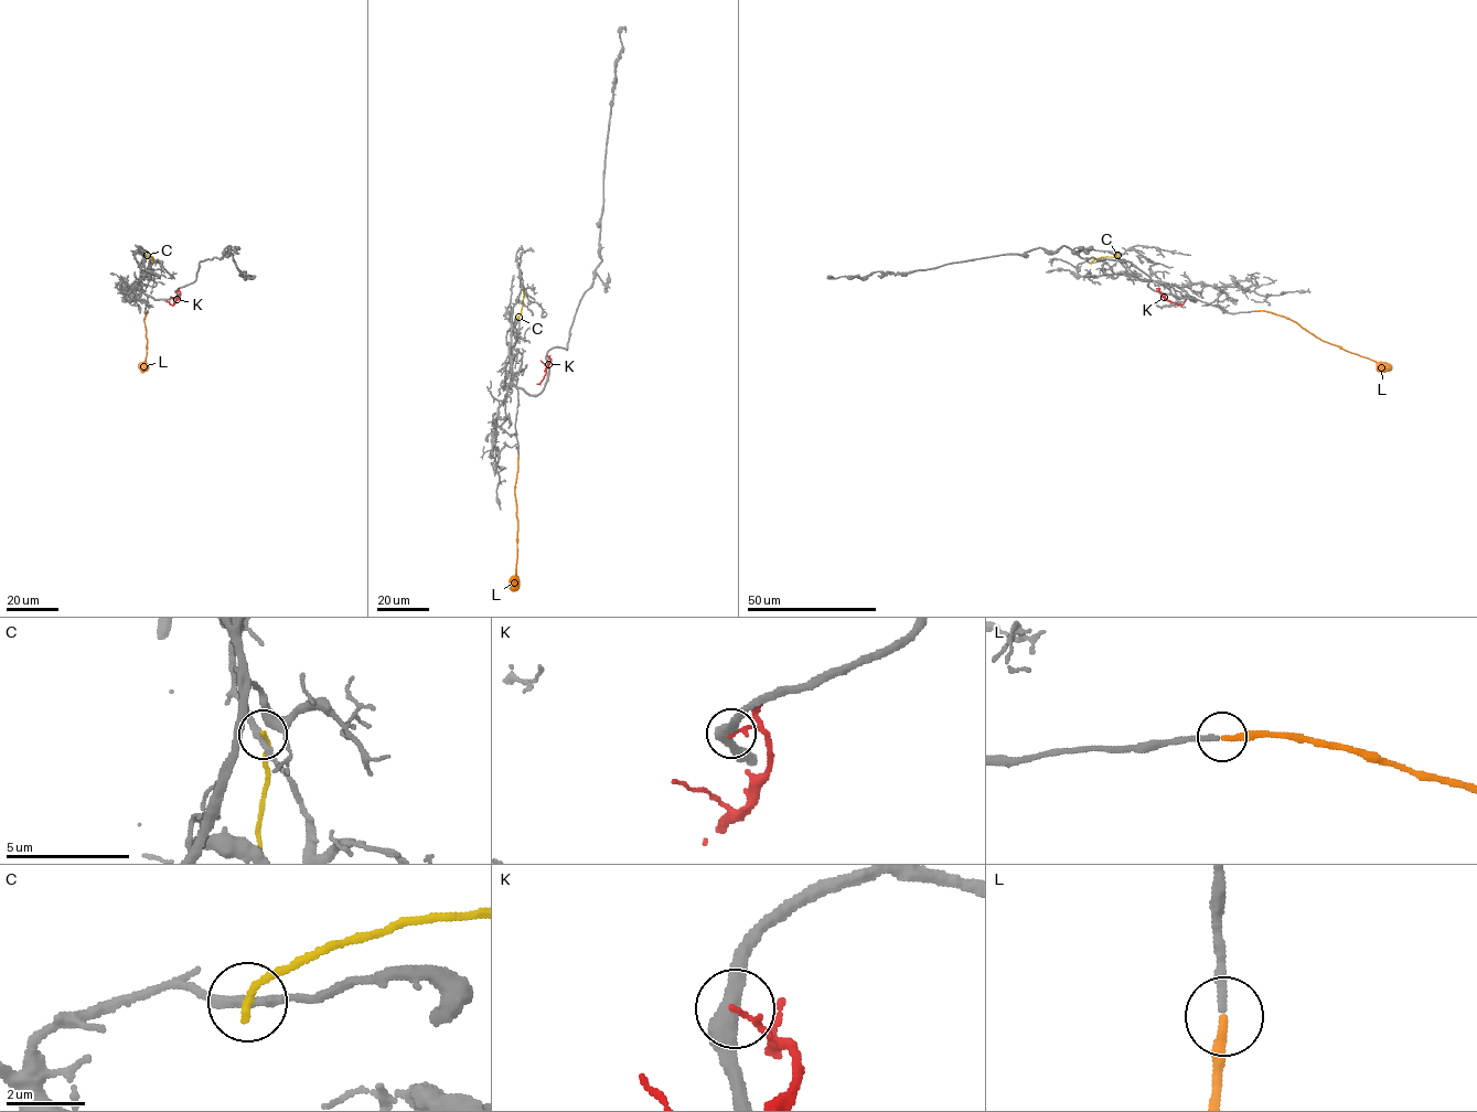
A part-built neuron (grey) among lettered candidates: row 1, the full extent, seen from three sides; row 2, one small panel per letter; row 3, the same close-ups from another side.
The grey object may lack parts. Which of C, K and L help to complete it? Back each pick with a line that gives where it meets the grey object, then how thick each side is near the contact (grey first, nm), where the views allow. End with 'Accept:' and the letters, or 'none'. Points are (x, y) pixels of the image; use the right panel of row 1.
L: contact (1256, 311); calibres 240 and 240 nm
Accept: L

